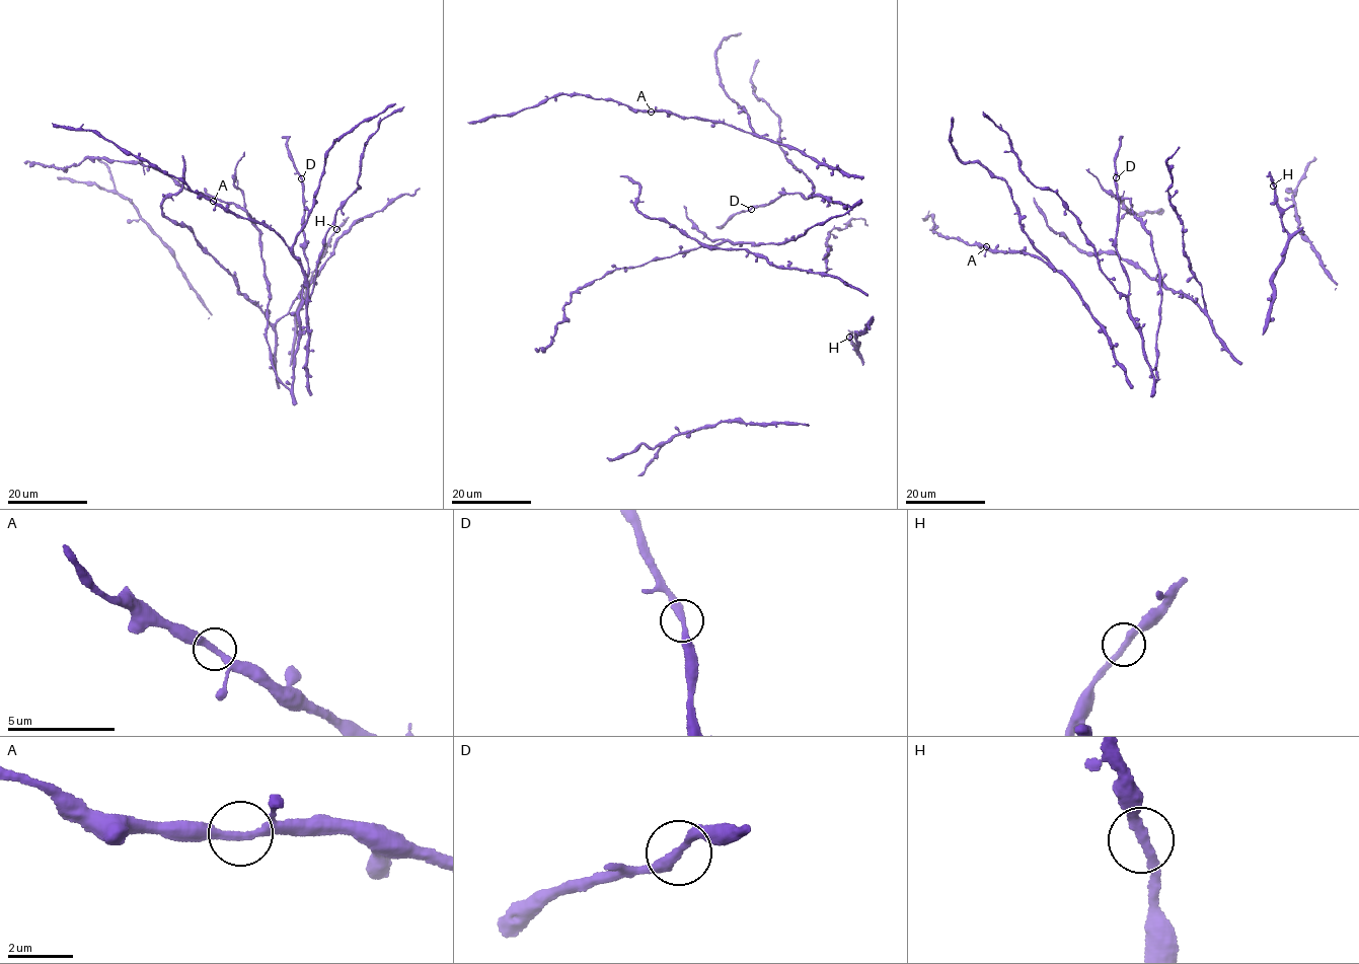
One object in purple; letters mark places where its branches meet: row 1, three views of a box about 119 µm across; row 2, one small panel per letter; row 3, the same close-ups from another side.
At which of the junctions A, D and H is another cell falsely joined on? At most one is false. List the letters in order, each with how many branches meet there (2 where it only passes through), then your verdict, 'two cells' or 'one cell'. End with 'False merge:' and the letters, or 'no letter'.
A: branches 2; one cell
D: branches 2; one cell
H: branches 2; one cell
False merge: no letter

